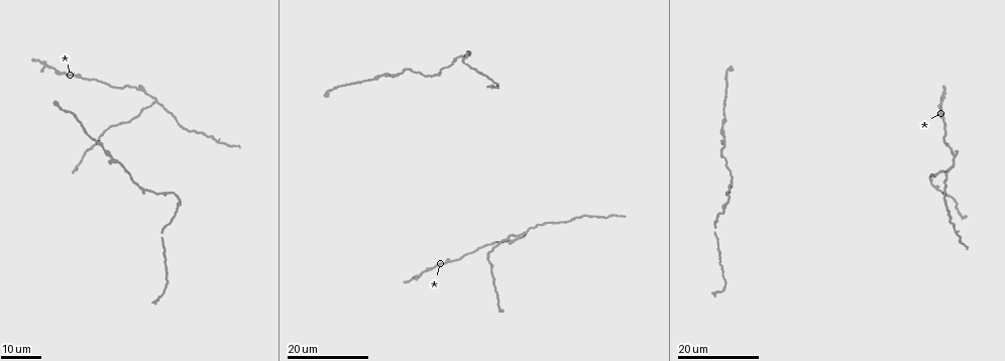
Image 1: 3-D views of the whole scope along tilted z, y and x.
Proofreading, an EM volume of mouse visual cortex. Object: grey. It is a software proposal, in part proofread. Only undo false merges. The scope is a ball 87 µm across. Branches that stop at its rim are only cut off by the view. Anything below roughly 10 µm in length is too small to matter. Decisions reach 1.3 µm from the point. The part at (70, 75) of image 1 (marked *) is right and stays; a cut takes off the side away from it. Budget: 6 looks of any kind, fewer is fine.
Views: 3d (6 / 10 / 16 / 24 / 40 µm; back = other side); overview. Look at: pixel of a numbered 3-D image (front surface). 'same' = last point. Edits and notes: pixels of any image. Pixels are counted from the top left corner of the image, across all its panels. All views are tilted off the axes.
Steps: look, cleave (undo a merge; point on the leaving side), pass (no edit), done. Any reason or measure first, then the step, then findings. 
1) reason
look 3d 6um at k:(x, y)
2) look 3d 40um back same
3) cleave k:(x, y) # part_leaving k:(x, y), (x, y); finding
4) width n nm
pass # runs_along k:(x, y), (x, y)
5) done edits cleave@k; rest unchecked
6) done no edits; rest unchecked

three arms meet
look 3d 16um at 1:(155, 99)

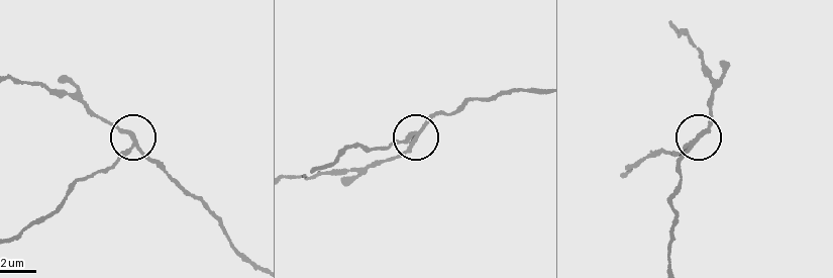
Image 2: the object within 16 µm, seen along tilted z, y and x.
look 3d 10um at 2:(690, 142)

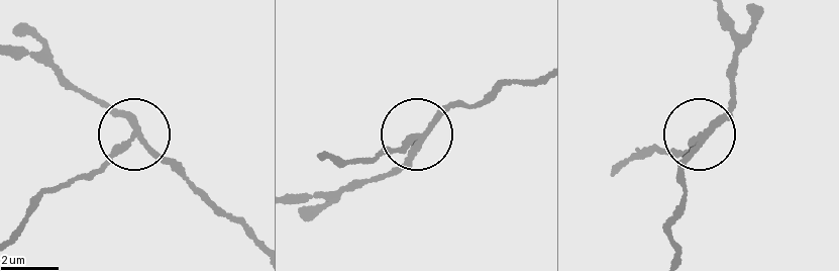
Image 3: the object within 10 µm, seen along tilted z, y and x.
cleave 3:(105, 163) # part_leaving 3:(701, 132), (683, 150), (653, 145), (621, 162); a second neuron is stuck on

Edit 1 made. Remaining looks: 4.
look overview

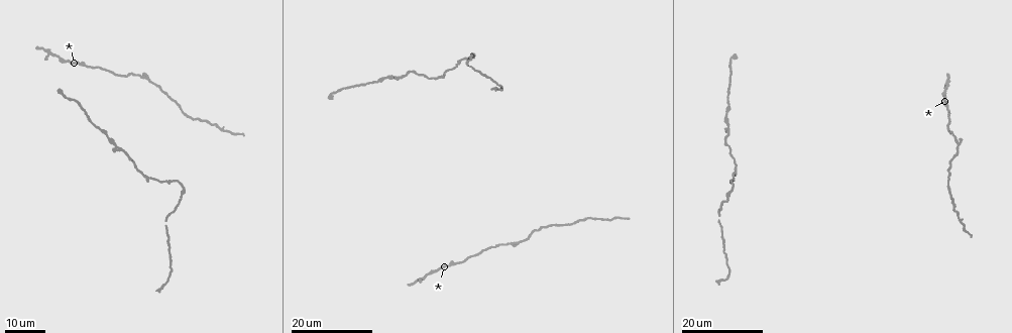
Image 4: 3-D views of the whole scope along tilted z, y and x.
three-way junction
look 3d 24um at 4:(147, 78)

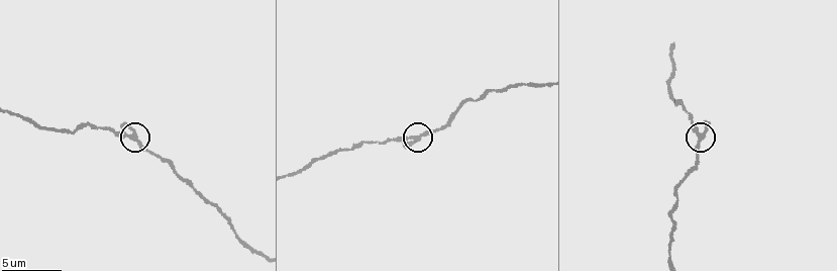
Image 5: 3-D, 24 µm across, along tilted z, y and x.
closer look
look 3d 10um at 5:(417, 137)

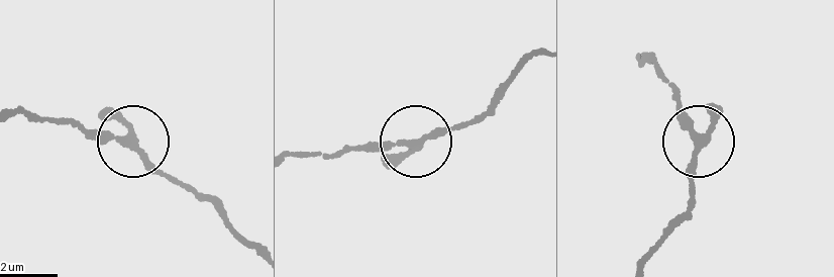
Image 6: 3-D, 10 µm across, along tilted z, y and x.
arms 3
pass # runs_along 6:(294, 152), (423, 141), (485, 111); one neuron here

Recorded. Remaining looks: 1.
done edits cleave@3; rest unchecked

